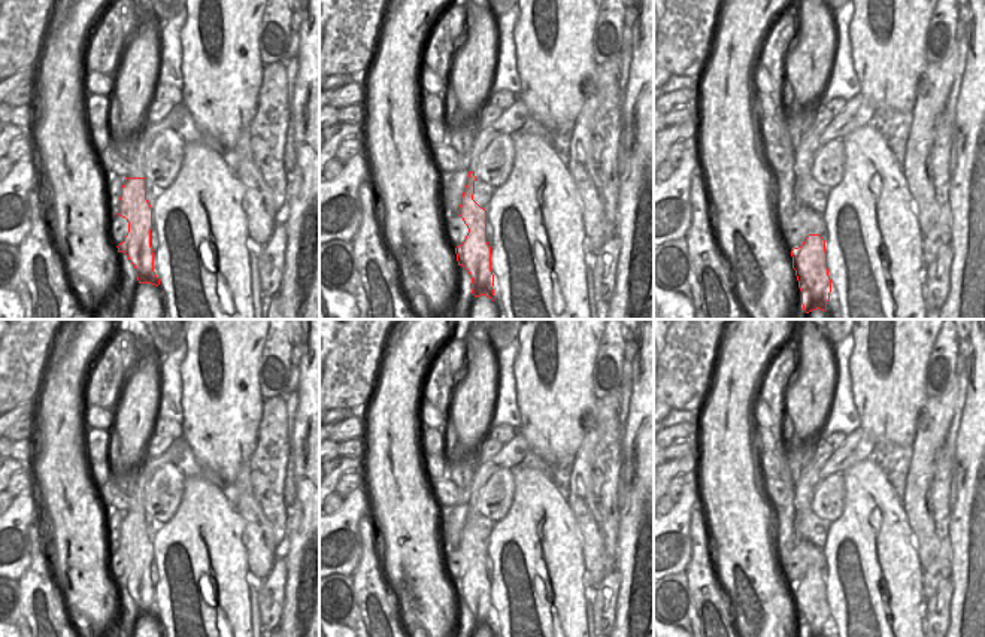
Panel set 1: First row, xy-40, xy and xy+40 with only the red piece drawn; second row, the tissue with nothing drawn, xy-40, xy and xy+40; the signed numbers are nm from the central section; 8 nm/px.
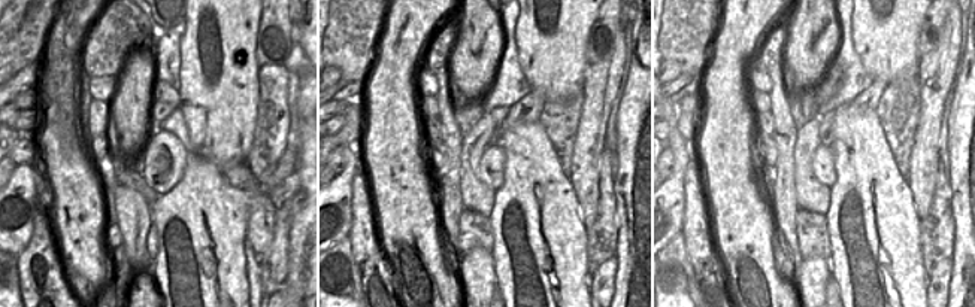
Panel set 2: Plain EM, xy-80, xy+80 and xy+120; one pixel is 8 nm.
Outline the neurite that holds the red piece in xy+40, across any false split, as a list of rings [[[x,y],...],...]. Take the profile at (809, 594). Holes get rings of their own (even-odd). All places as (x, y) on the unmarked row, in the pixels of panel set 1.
[[[809,568],[801,580],[791,585],[791,591],[801,637],[830,636],[831,613],[827,603],[825,574],[819,568]]]

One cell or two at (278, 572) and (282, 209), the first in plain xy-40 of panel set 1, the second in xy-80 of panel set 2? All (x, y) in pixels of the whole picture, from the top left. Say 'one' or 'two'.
one

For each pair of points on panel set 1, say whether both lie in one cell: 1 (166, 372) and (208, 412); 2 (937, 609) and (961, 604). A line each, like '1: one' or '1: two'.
1: two
2: two

